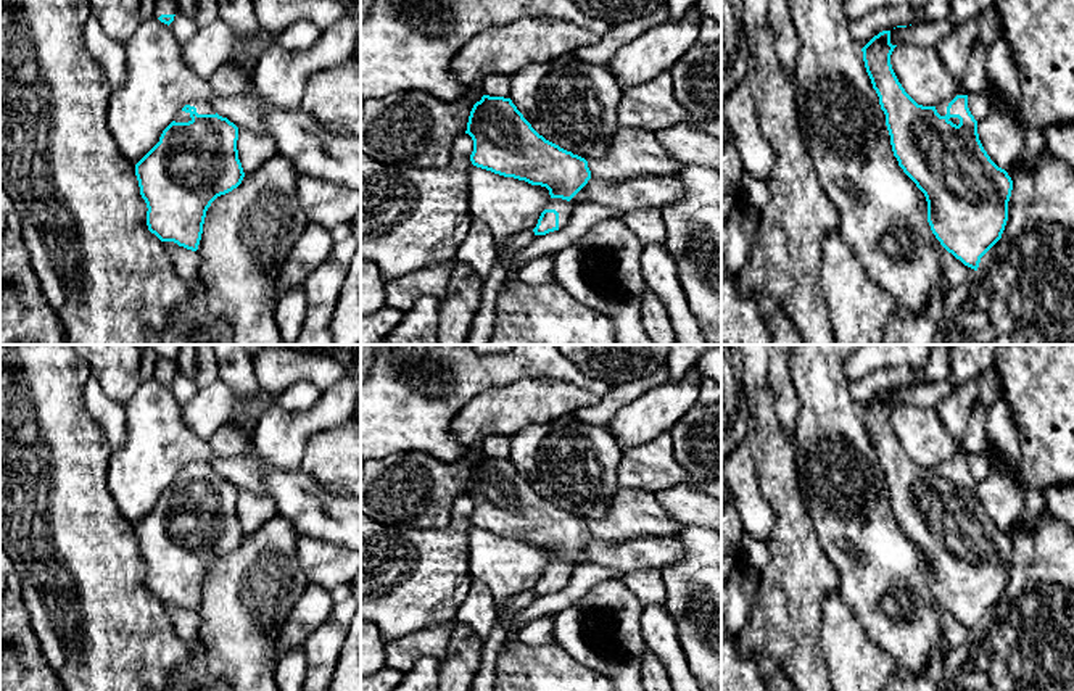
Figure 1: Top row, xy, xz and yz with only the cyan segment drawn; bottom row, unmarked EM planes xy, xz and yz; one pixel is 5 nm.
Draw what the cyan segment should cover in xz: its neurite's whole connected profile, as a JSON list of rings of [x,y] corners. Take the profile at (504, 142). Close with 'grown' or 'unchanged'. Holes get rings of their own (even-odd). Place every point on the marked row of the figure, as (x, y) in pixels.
[[[483,95],[470,111],[467,130],[473,140],[470,161],[473,166],[491,171],[504,177],[525,180],[549,190],[551,201],[541,213],[535,235],[564,229],[575,209],[570,200],[588,184],[591,171],[588,161],[539,135],[523,118],[510,98]]]; grown

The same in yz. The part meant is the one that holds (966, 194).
[[[971,18],[940,40],[934,48],[958,87],[952,100],[937,106],[918,105],[898,82],[890,55],[890,31],[874,35],[863,48],[863,61],[873,89],[886,114],[894,156],[903,172],[924,193],[927,222],[940,245],[965,266],[977,271],[981,258],[1002,238],[1008,221],[1008,201],[1013,180],[984,150],[977,121],[968,108],[968,92],[961,87],[969,56],[979,40],[979,21]]]; grown

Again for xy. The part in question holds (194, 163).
[[[204,100],[185,105],[163,130],[159,142],[135,164],[140,195],[147,203],[147,226],[161,242],[196,251],[206,211],[211,203],[233,188],[243,177],[237,150],[238,127],[216,113]]]; grown

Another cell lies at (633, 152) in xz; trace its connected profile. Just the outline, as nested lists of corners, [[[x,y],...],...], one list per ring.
[[[620,127],[607,153],[588,159],[588,168],[593,177],[615,182],[634,176],[676,176],[684,166],[670,156],[655,134]]]

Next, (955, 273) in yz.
[[[947,250],[944,251],[942,264],[944,264],[944,282],[948,287],[973,285],[973,282],[976,280],[976,271],[965,266]]]

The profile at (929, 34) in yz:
[[[947,18],[907,27],[895,27],[890,31],[890,43],[936,47],[953,29],[955,26]]]

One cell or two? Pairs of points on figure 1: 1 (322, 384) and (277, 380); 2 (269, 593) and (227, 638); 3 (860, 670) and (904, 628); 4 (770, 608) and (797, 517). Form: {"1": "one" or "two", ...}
{"1": "one", "2": "one", "3": "two", "4": "one"}

